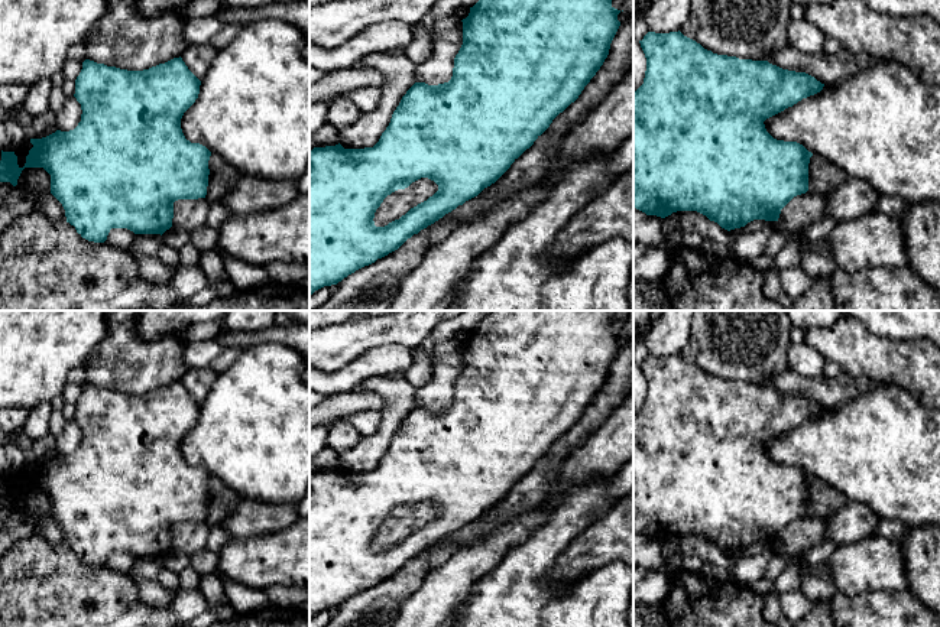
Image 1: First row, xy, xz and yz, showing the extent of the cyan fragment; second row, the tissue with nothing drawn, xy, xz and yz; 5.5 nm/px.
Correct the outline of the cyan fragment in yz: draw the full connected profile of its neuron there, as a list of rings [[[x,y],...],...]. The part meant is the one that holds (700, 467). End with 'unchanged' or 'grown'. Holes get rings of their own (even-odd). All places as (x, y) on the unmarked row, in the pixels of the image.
[[[680,354],[648,355],[639,367],[646,394],[644,407],[633,415],[633,532],[661,542],[677,535],[697,535],[727,555],[753,543],[778,545],[781,533],[808,514],[813,477],[797,465],[774,462],[764,445],[820,416],[824,407],[768,384],[713,377]]] | unchanged

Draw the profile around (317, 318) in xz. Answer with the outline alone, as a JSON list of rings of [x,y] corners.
[[[309,311],[309,331],[350,321],[362,311]]]

